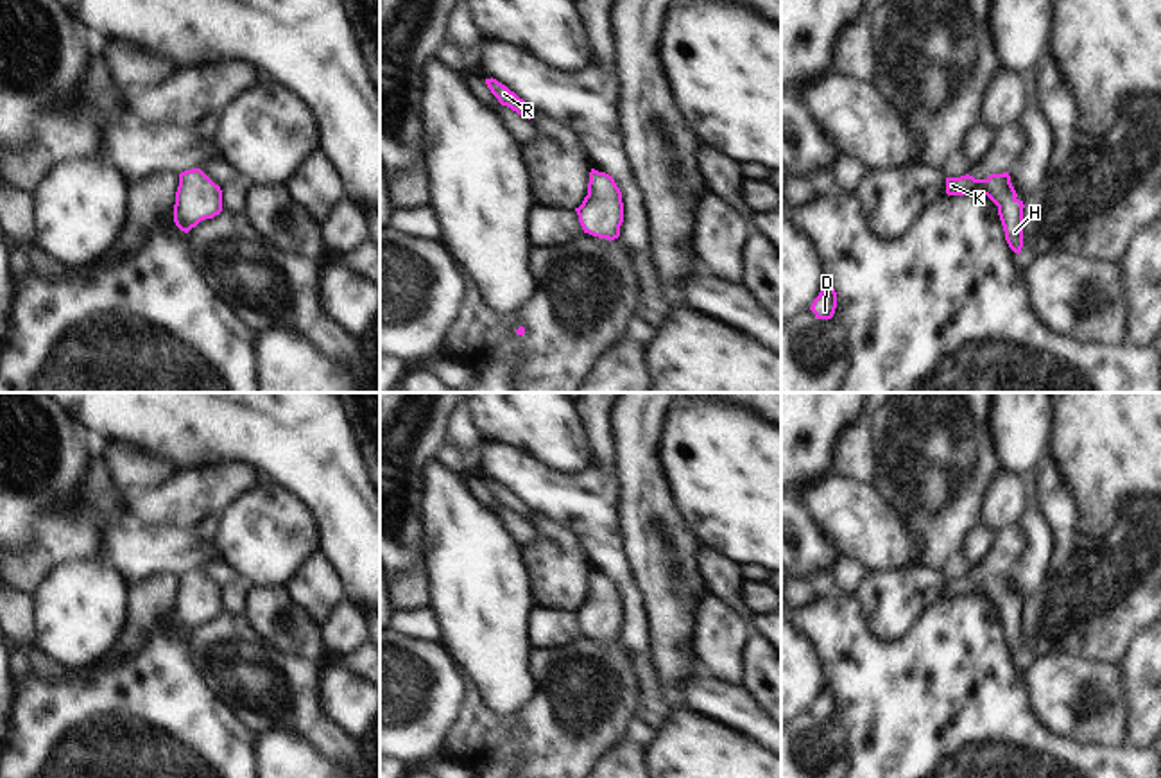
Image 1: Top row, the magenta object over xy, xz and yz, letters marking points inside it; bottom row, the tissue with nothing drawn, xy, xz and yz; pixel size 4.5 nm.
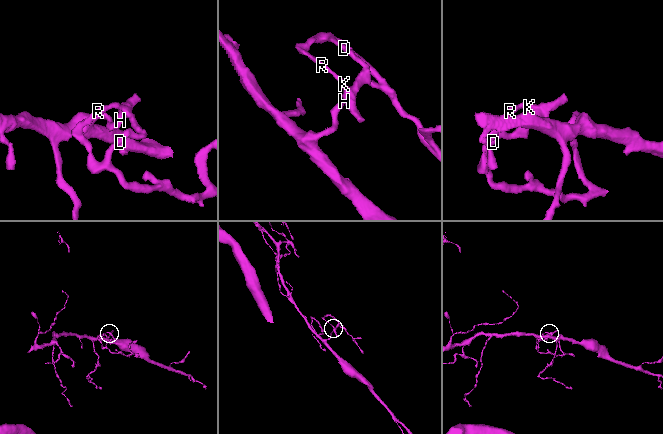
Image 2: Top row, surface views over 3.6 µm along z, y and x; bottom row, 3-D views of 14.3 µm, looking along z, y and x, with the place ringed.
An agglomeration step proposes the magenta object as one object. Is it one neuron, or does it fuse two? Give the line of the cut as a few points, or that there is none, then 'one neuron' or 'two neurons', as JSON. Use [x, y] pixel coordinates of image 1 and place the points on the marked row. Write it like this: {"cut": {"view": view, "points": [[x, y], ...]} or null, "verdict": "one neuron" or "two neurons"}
{"cut": null, "verdict": "one neuron"}

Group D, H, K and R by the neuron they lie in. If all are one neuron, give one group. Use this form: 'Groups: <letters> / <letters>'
Groups: D H K R.

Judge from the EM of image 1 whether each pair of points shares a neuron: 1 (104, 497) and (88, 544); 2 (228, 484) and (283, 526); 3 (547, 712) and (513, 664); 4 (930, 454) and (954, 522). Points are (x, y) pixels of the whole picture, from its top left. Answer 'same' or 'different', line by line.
1: same
2: different
3: different
4: same

